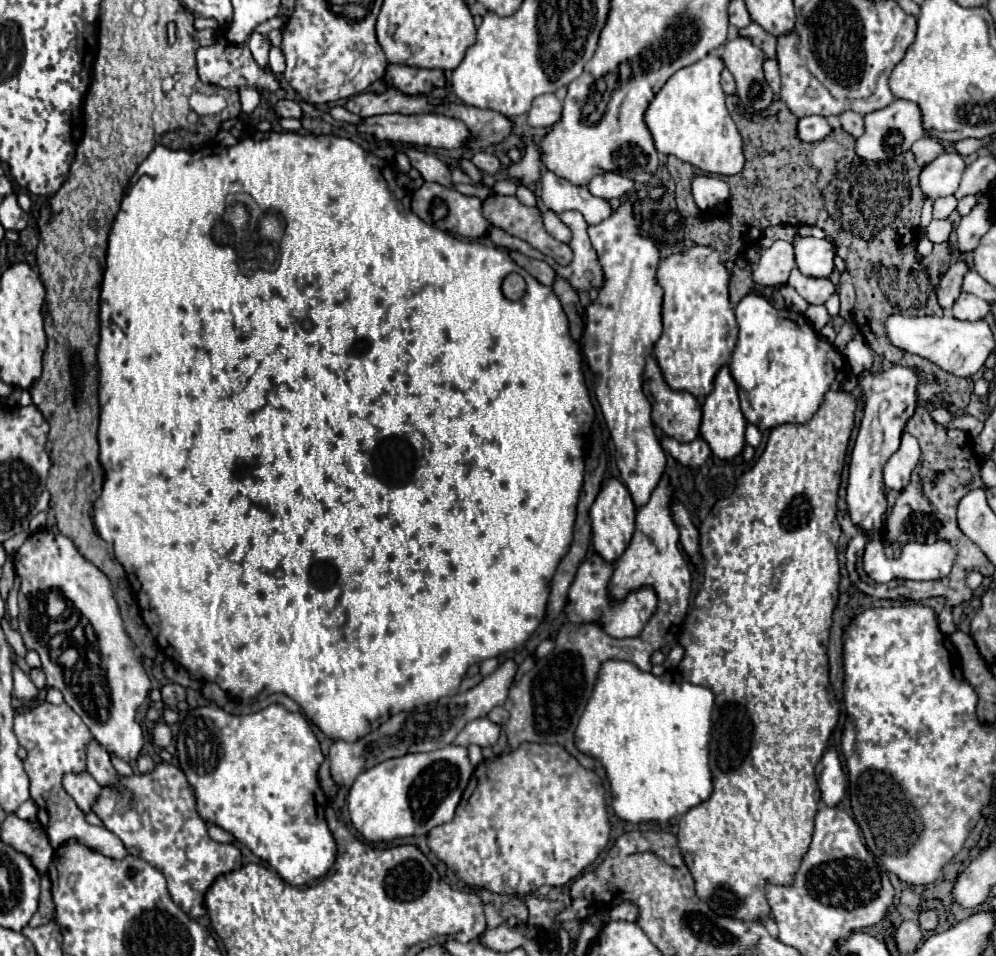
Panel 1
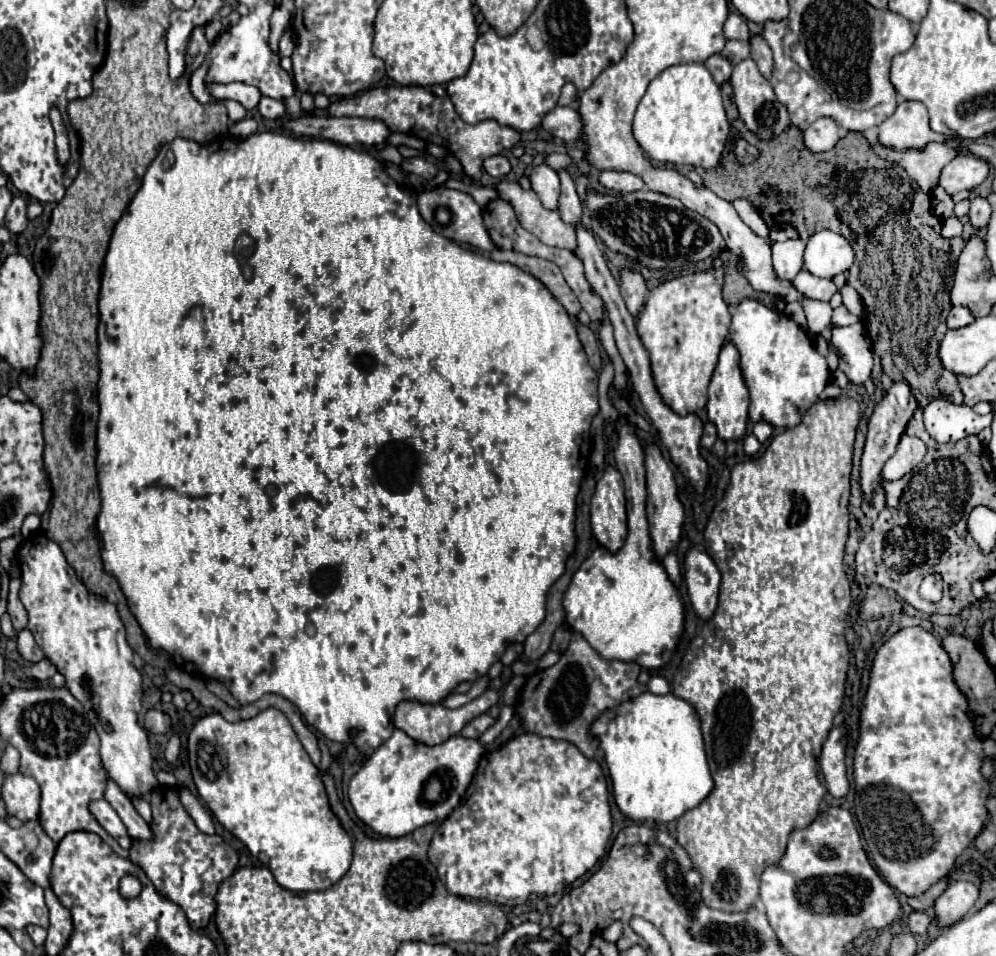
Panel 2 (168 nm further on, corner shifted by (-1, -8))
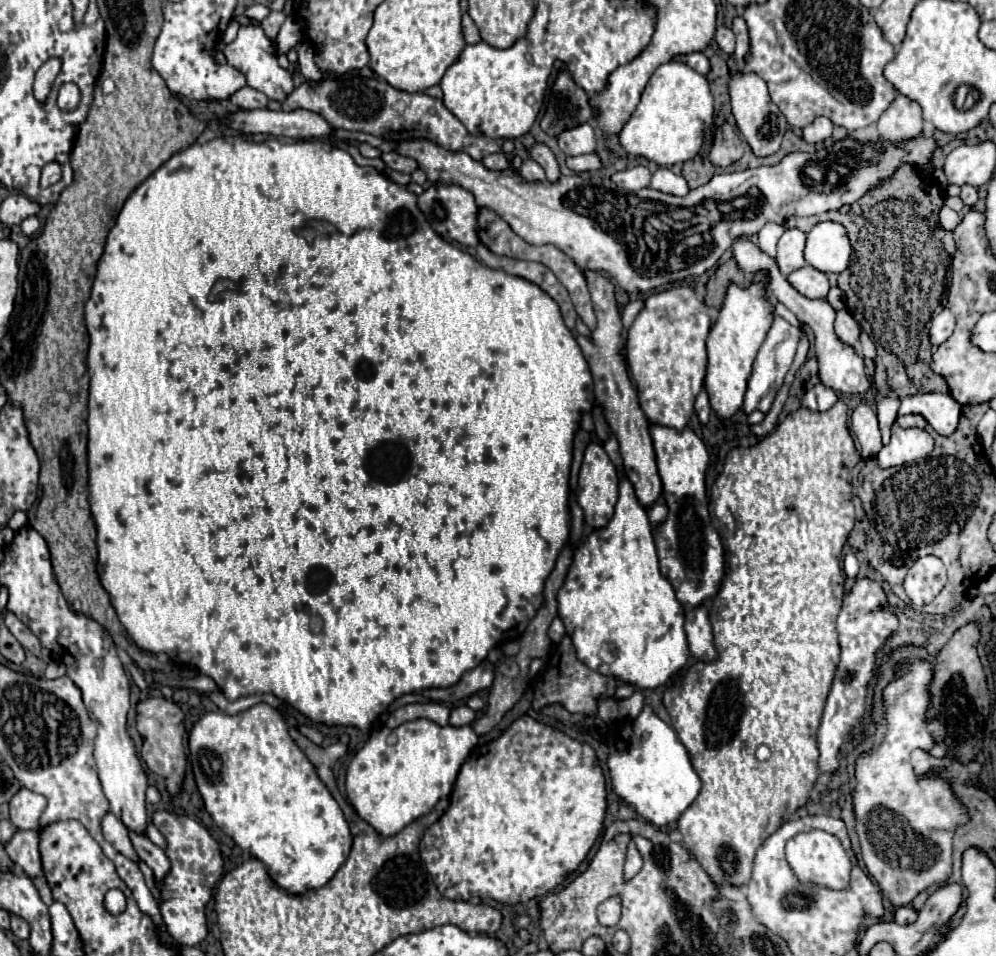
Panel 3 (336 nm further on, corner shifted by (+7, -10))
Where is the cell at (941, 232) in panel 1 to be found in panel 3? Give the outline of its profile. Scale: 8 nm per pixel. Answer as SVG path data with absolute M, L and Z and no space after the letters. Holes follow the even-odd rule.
M942 206L942 210L940 210L940 224L942 224L944 230L954 230L960 224L960 220L962 218L960 218L958 212L950 210L948 206Z

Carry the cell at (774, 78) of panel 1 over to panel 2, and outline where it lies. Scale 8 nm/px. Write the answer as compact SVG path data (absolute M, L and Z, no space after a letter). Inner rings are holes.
M760 34L750 36L748 44L750 44L750 58L756 62L762 76L770 78L770 70L772 70L772 50L770 50L770 46L766 44L766 40Z

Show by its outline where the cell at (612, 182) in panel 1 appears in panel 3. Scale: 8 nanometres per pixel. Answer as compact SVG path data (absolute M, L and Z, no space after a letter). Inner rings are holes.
M634 166L634 168L622 170L622 172L614 172L610 176L610 180L616 186L630 190L630 192L638 192L638 190L646 188L650 184L650 178L652 178L652 172L646 166Z

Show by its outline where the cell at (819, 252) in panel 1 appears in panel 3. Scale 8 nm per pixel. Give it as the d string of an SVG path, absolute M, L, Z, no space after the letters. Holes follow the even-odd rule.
M820 222L808 232L804 258L824 274L844 272L850 262L850 252L846 230L836 222Z

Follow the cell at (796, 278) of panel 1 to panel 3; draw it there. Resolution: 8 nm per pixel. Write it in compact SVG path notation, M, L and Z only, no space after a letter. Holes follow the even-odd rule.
M802 266L798 270L794 270L790 276L788 276L788 282L800 292L804 294L806 298L826 298L828 296L828 290L830 290L830 284L828 284L828 278L826 274L814 270L812 266Z

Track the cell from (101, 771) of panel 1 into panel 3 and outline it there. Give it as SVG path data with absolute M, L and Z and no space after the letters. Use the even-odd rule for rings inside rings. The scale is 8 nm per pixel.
M130 830L130 842L132 842L134 850L138 852L138 858L142 858L152 868L156 880L162 880L166 876L166 872L170 870L170 860L164 854L164 850L158 848L154 842L150 842L148 836L132 832L132 830Z

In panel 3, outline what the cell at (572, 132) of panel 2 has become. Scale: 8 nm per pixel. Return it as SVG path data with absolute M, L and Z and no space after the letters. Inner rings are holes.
M578 124L558 134L558 146L566 156L580 156L594 152L596 130L592 124Z

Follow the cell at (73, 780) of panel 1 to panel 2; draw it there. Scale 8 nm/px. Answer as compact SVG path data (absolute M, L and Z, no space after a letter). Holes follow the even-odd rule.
M94 800L90 802L90 810L96 816L96 820L100 822L100 826L114 838L126 836L126 826L122 824L122 820L118 818L118 814L114 812L114 808L106 802L106 800Z

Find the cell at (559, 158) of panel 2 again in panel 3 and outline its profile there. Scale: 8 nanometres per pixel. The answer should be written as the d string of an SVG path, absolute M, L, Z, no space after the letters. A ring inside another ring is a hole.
M582 154L582 156L568 156L566 158L566 166L570 170L574 170L576 174L580 172L588 172L588 170L596 170L600 168L600 158L596 154Z

